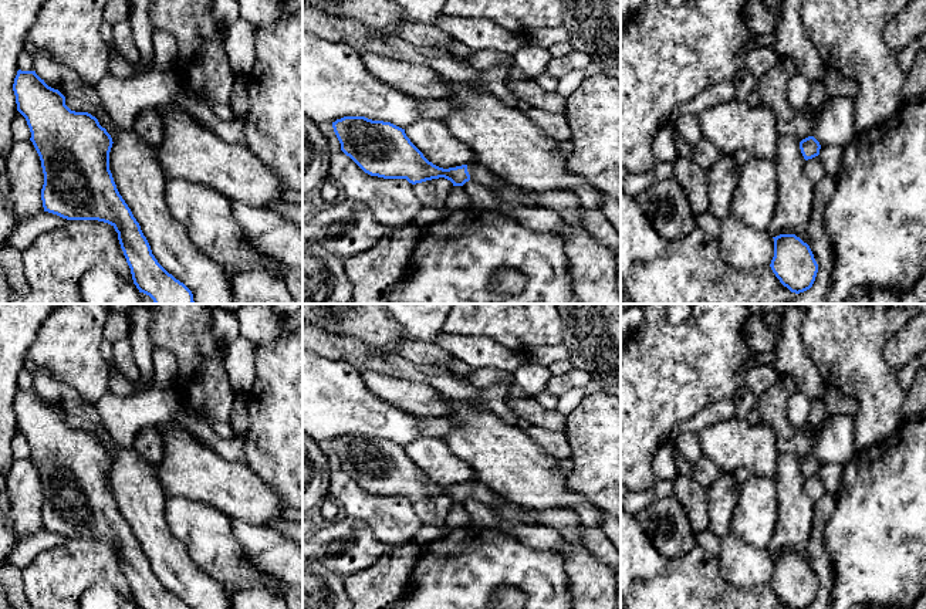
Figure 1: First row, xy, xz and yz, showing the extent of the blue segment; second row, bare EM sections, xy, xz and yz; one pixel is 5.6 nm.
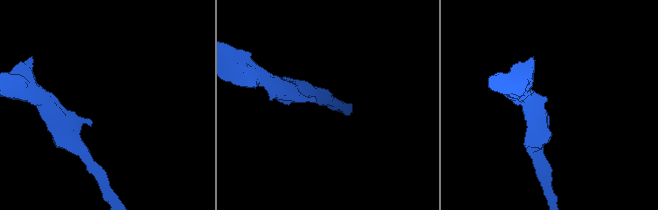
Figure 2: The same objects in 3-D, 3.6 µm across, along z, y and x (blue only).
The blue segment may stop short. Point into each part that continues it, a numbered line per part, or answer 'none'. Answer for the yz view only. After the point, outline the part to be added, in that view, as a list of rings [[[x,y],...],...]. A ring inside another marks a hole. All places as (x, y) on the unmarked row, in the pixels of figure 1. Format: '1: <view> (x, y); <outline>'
none

